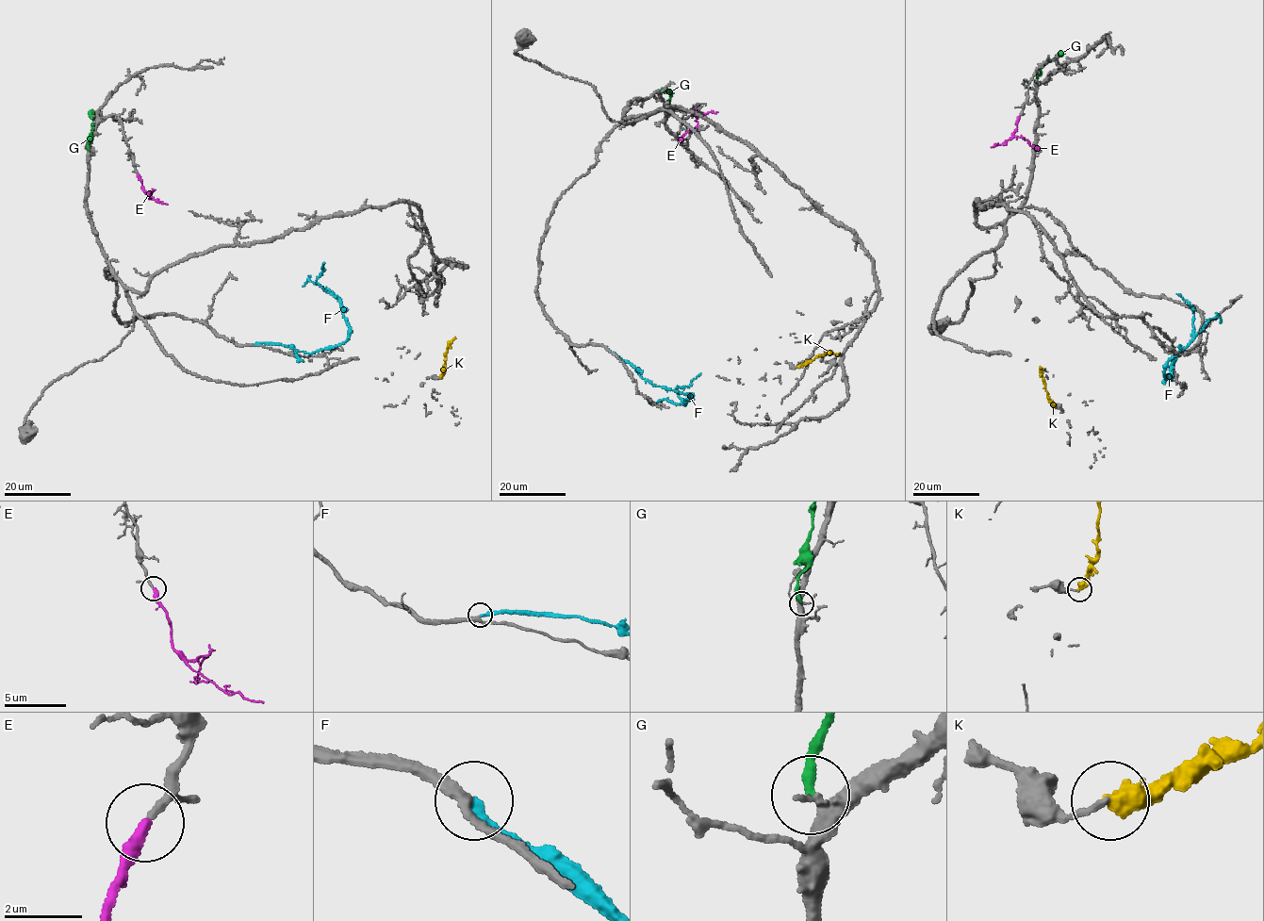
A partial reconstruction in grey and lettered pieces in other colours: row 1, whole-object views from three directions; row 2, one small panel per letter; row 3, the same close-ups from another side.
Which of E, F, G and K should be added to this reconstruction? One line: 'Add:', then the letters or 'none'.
Add: E, F

